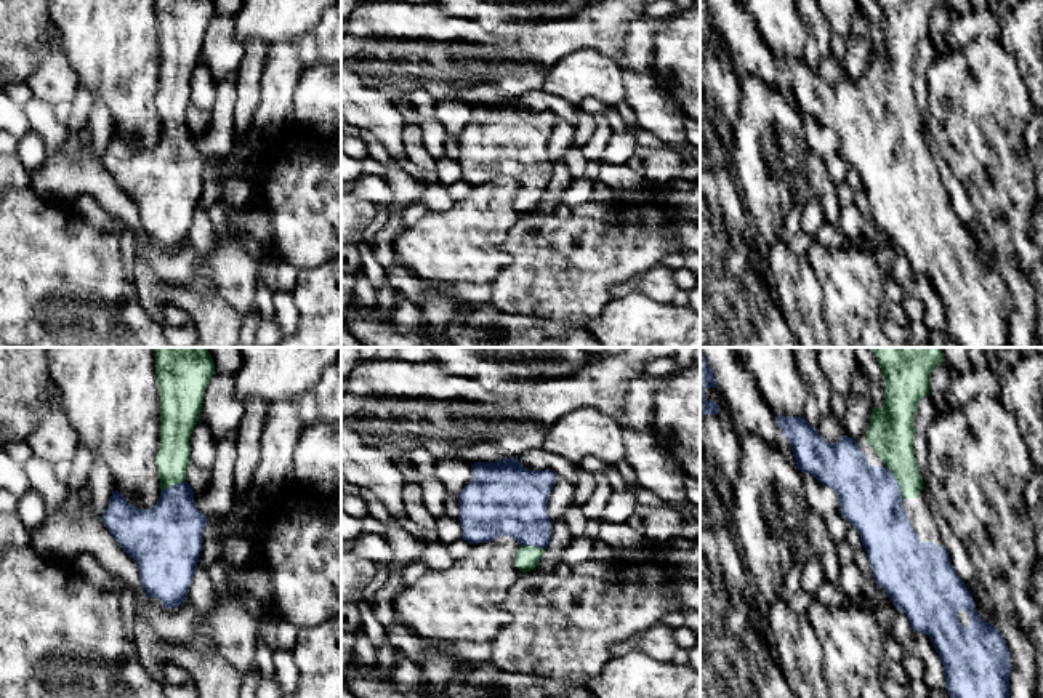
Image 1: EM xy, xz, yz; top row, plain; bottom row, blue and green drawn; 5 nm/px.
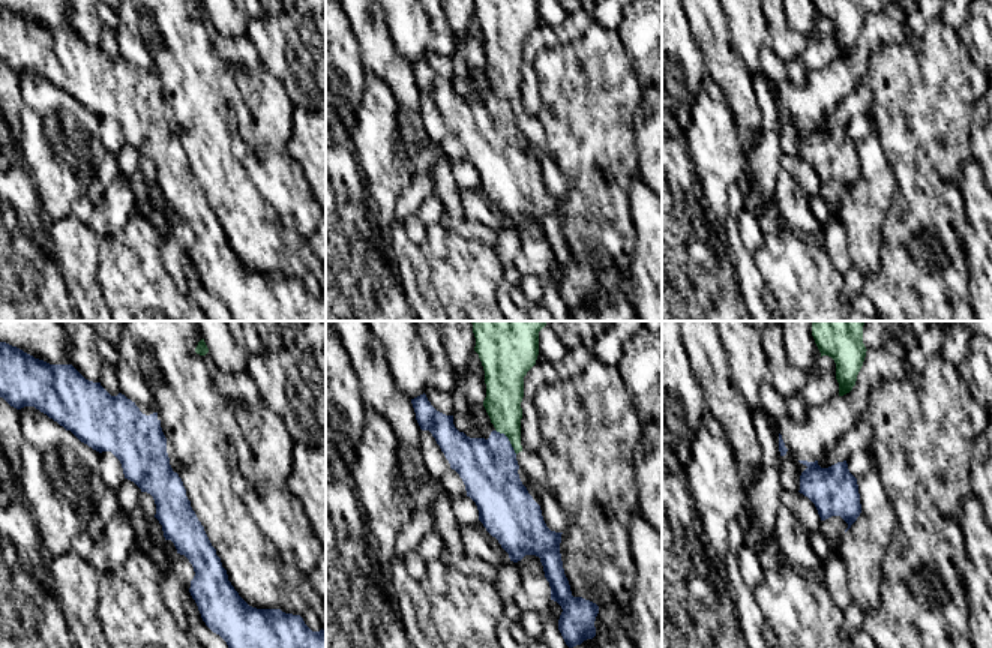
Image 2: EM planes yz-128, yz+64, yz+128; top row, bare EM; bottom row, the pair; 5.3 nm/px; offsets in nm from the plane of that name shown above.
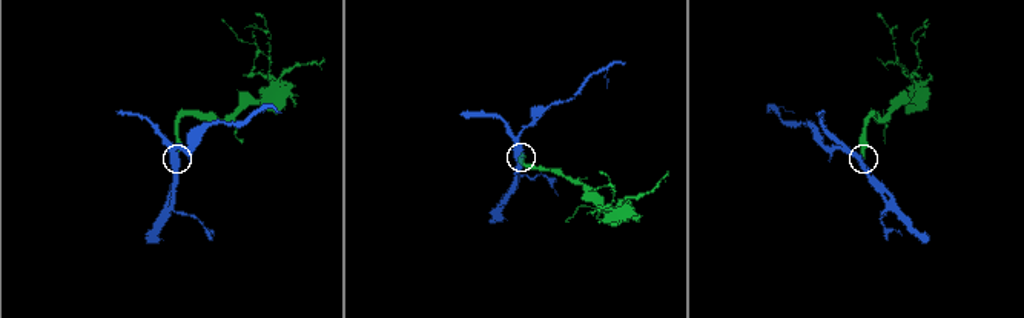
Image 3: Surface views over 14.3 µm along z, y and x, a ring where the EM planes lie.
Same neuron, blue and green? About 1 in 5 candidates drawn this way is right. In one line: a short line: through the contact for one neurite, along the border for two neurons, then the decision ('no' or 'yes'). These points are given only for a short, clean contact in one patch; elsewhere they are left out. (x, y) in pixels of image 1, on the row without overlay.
yz (869, 138), (898, 125), (898, 93), (891, 77) | yes

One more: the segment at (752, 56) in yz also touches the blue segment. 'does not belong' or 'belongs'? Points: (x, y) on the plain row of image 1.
does not belong

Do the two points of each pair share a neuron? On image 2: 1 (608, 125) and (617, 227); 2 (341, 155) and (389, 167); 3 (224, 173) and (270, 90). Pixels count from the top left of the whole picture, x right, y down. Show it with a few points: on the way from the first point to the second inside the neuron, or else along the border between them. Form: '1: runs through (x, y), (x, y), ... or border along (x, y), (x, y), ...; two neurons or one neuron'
1: runs through (608, 150), (611, 201); one neuron
2: border along (351, 150), (366, 192); two neurons
3: border along (239, 92), (251, 116), (254, 152); two neurons

